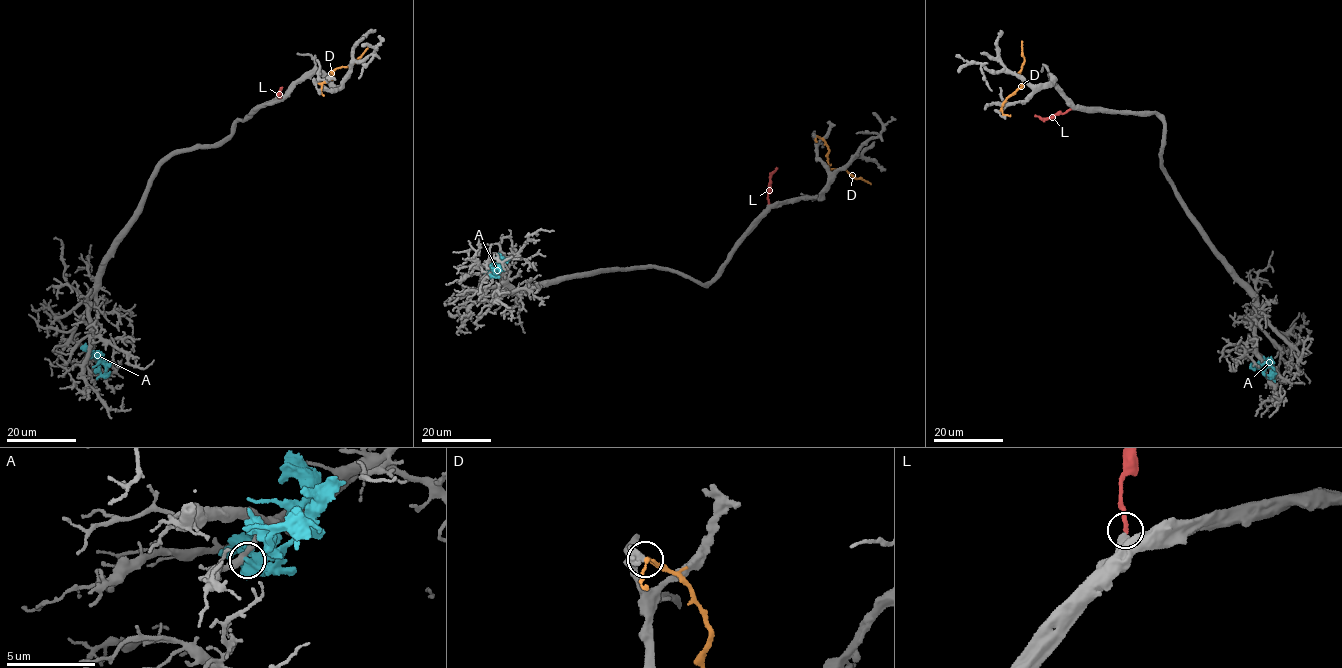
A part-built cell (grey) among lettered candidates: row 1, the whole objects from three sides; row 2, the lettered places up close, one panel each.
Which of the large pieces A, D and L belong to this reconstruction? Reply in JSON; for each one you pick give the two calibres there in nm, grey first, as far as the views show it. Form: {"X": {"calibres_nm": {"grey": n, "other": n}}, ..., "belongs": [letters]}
{"L": {"calibres_nm": {"grey": 440, "other": 200}}, "belongs": ["L"]}

